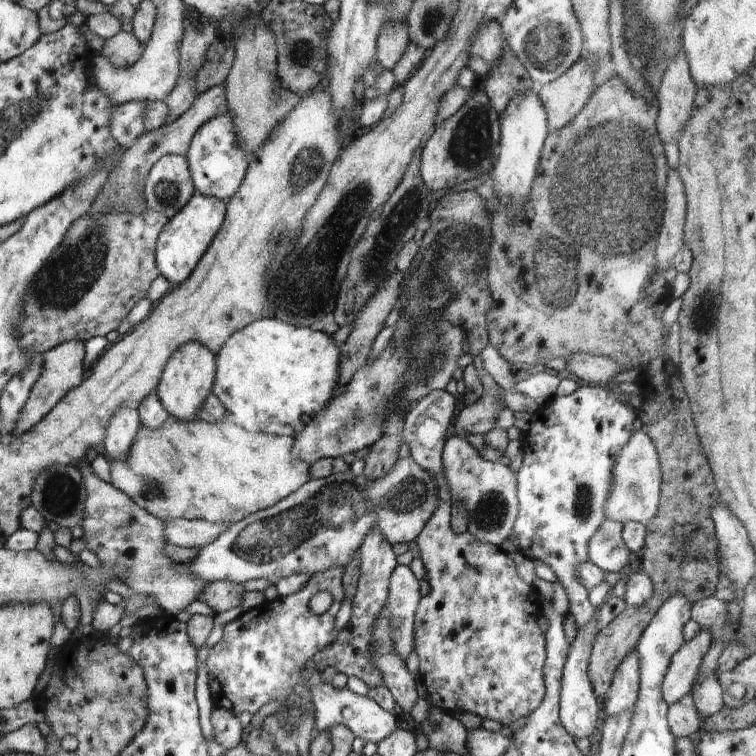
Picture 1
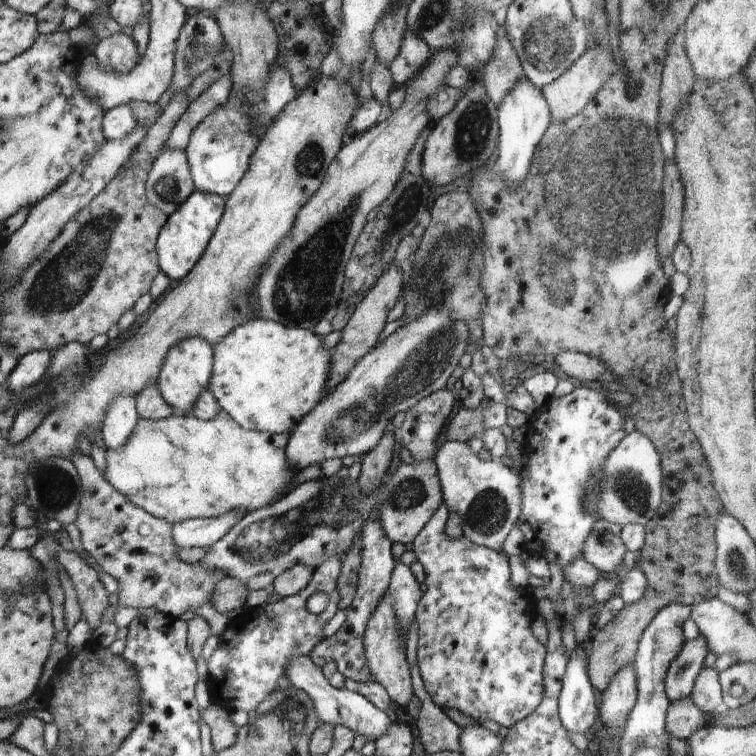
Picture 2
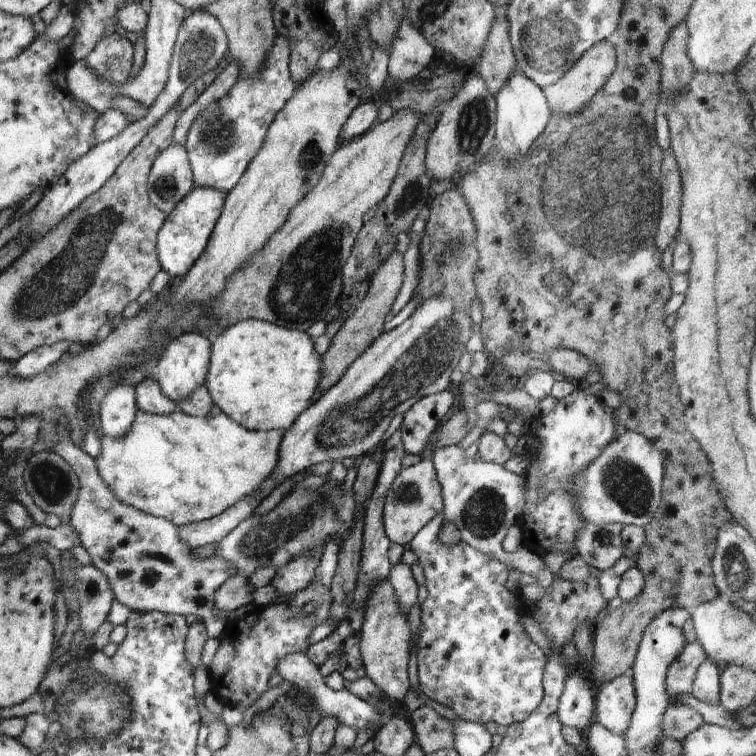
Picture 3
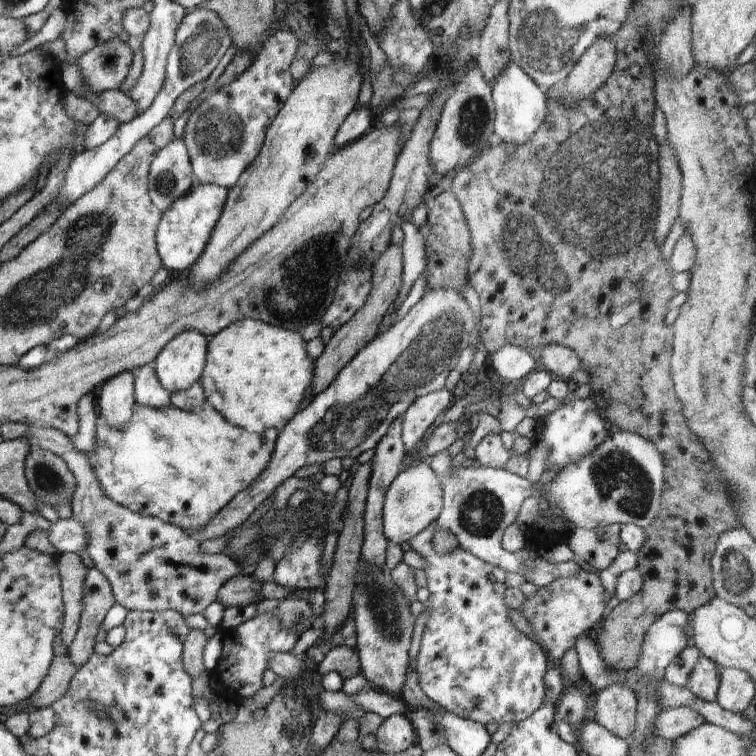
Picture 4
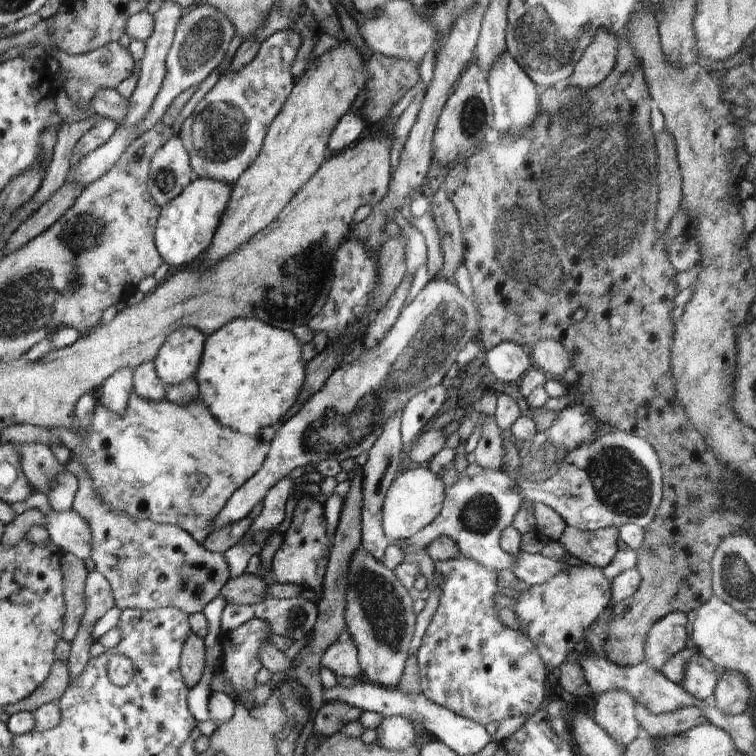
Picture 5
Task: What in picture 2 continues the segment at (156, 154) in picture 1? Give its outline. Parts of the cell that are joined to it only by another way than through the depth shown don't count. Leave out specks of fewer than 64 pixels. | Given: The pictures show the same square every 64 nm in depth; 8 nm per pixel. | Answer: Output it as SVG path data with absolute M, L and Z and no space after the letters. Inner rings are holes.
M230 71L224 73L214 84L211 84L196 100L187 106L184 114L176 121L164 149L185 150L190 135L196 125L214 108L225 105L232 96L233 80Z

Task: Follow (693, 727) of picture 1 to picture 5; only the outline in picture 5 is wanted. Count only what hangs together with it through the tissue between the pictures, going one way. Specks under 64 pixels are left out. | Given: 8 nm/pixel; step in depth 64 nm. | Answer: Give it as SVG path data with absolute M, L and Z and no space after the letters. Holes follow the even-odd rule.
M642 706L637 708L637 721L654 738L682 734L692 727L706 722L707 718L700 707L684 707L671 713L652 714Z

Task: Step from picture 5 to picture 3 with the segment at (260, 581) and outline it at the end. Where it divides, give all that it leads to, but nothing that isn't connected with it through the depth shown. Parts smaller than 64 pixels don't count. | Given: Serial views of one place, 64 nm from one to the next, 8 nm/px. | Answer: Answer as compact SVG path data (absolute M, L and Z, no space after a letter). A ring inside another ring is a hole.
M236 574L225 580L224 584L216 591L215 605L227 614L240 606L252 603L255 590L256 588L248 581L248 578Z

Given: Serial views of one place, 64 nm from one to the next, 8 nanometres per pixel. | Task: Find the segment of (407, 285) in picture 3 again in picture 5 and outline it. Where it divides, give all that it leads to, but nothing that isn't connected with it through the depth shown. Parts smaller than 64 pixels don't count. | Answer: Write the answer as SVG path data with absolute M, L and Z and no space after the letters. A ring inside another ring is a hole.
M398 208L394 213L393 219L404 231L407 238L405 246L405 263L407 266L406 275L414 274L422 265L427 264L427 248L424 237L417 227L411 226L408 220L402 215L401 209Z

